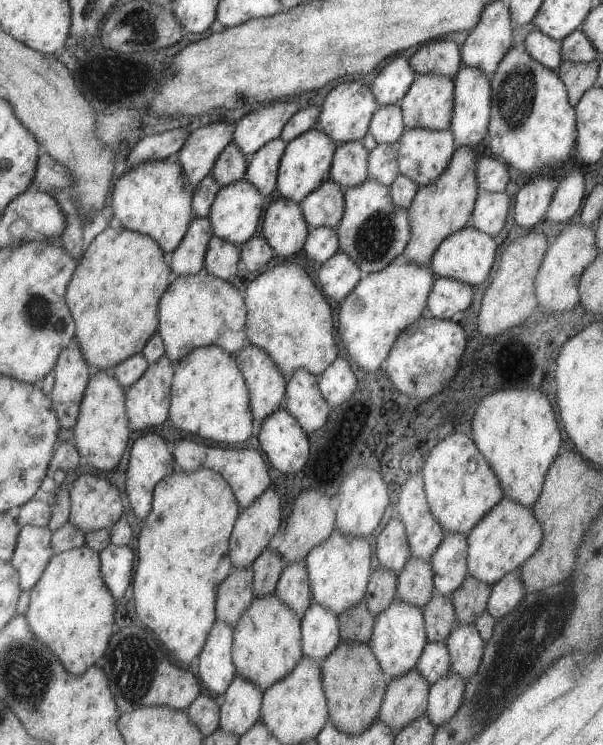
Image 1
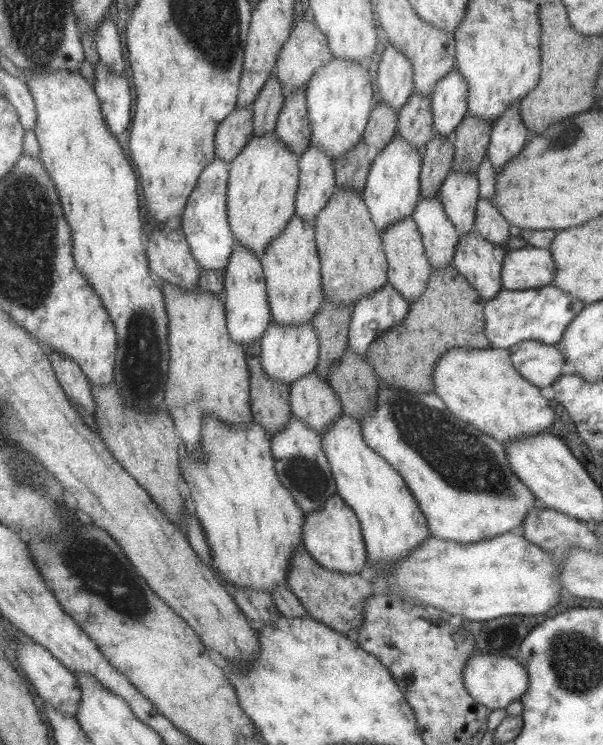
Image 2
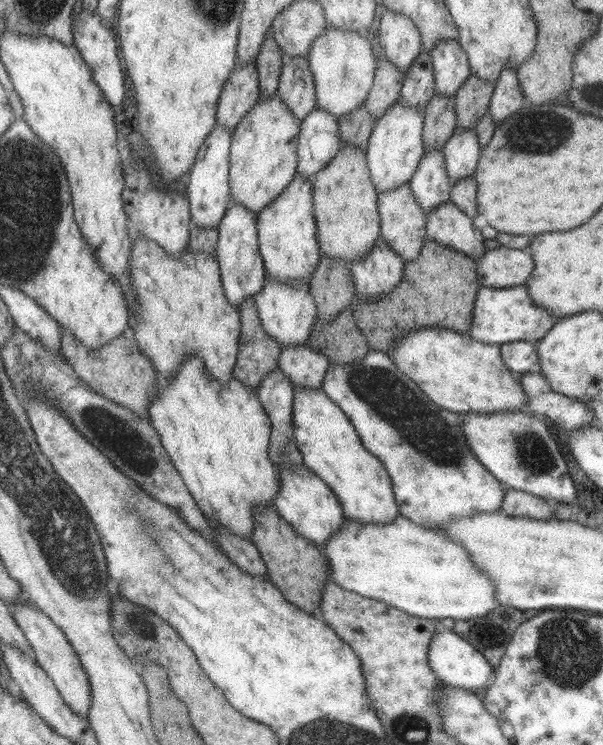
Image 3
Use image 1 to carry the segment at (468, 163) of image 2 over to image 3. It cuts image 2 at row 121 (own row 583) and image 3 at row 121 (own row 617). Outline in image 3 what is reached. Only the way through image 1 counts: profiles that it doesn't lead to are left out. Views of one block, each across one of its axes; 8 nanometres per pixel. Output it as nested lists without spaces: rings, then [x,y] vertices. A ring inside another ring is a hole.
[[[469,74],[463,80],[454,97],[454,108],[457,118],[456,128],[474,130],[477,120],[488,112],[494,84],[479,80],[475,74]]]

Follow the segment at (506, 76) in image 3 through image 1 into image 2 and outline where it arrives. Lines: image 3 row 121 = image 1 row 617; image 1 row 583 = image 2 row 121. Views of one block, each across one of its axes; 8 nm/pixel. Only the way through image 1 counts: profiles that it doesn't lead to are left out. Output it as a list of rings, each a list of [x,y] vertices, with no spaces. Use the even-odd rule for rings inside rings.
[[[509,104],[507,110],[490,126],[490,138],[486,154],[497,174],[511,158],[521,152],[529,138],[517,104]]]

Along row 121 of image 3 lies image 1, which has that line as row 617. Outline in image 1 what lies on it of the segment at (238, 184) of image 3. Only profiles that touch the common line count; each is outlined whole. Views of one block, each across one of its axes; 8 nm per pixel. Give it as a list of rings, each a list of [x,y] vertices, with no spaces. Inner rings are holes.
[[[274,592],[253,598],[232,626],[232,661],[236,674],[253,682],[261,691],[281,680],[301,658],[300,618]]]

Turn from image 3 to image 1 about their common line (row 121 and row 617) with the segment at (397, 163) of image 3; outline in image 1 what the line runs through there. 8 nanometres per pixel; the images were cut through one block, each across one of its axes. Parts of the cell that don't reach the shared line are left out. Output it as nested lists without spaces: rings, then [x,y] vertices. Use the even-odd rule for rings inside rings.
[[[395,598],[385,610],[381,610],[375,616],[368,646],[379,664],[379,668],[389,680],[399,678],[399,676],[407,674],[411,668],[415,668],[417,660],[421,656],[421,650],[423,650],[426,643],[427,636],[424,631],[422,608],[411,606],[411,604]]]

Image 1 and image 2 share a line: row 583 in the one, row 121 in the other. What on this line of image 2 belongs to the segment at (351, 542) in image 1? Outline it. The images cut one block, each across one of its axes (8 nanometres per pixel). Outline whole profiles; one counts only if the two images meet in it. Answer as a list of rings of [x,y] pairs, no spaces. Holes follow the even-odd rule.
[[[332,57],[307,80],[305,97],[311,130],[310,144],[325,152],[331,160],[339,158],[343,152],[351,150],[362,140],[373,99],[366,65]]]

